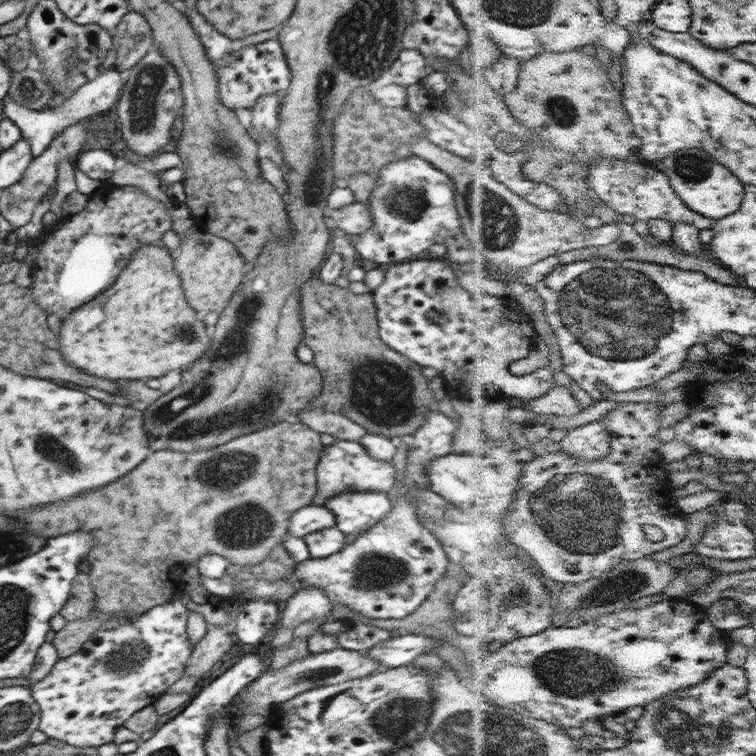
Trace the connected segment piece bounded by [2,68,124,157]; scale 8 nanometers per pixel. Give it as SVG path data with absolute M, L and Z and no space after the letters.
M113 68L108 72L102 72L98 78L84 84L82 88L78 88L66 100L59 102L57 105L50 105L43 110L37 111L14 103L10 99L10 94L4 97L2 106L4 106L5 118L10 119L18 126L21 139L28 141L31 153L36 157L40 156L49 147L49 144L54 140L55 134L64 131L67 127L72 127L72 125L76 125L78 122L86 120L86 118L96 116L96 114L112 114L114 107L120 100L123 88L122 74Z

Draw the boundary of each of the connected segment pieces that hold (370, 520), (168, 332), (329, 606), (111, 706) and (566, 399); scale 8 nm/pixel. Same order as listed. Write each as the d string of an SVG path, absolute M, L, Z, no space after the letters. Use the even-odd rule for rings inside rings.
M343 492L331 496L324 504L336 515L337 527L346 535L362 533L384 519L392 501L384 492Z
M162 241L137 248L129 258L129 263L118 280L90 304L84 304L62 322L60 332L60 350L74 366L82 368L88 374L116 380L116 378L160 378L172 370L178 370L188 364L194 364L208 350L212 336L211 330L203 320L198 319L197 310L188 306L184 298L184 290L180 286L180 277L175 271L174 257L162 244ZM124 352L136 352L136 360L140 362L124 362Z
M308 587L299 590L286 602L280 624L282 628L294 629L310 620L324 620L333 609L333 603L322 589Z
M182 592L164 605L143 613L134 622L98 629L79 651L58 659L44 680L30 685L32 696L41 710L39 730L50 738L80 748L113 744L113 735L126 720L145 706L154 704L166 689L182 679L195 648L187 633L190 611L182 602L182 598L187 597L188 593Z
M560 386L553 388L546 396L534 400L520 402L526 410L532 410L540 416L576 416L582 409L583 404L577 399L571 387Z

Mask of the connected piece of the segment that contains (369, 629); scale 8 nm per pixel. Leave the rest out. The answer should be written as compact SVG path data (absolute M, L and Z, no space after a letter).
M354 625L336 634L339 646L346 650L366 651L390 638L390 632L375 625Z

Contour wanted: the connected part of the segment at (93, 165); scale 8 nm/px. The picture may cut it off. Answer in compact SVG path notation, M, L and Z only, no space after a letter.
M91 149L81 152L74 158L73 164L86 176L102 181L110 178L118 170L122 161L124 161L122 158L113 157L105 149Z

